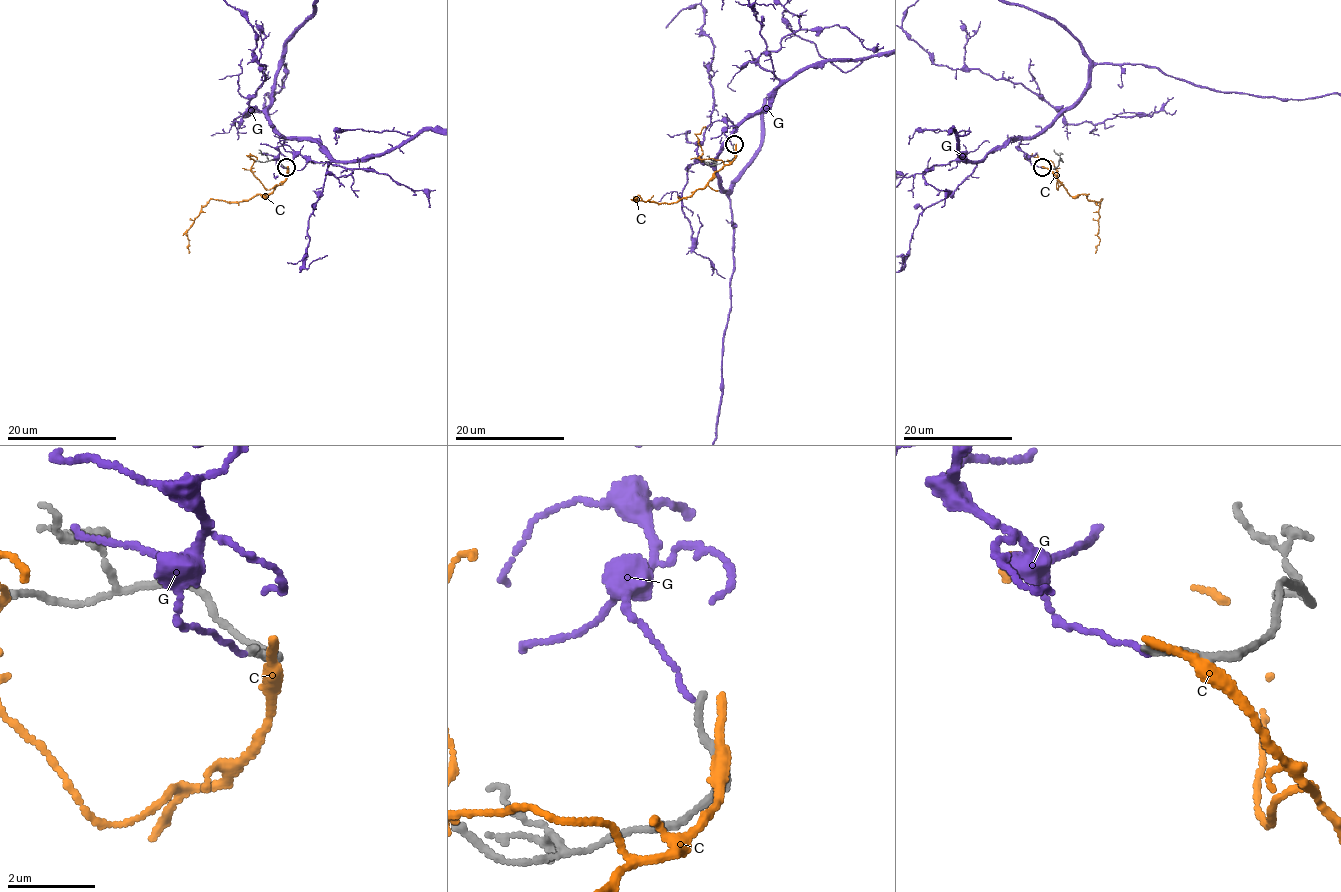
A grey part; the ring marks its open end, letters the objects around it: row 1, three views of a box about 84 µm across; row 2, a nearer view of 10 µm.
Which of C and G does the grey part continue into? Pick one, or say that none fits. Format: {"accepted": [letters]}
{"accepted": []}

